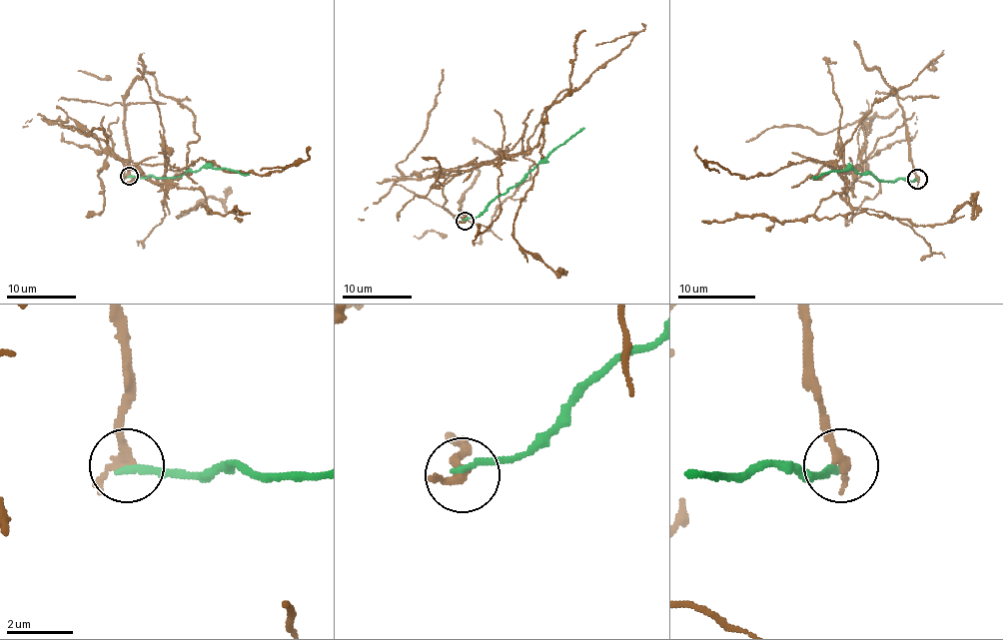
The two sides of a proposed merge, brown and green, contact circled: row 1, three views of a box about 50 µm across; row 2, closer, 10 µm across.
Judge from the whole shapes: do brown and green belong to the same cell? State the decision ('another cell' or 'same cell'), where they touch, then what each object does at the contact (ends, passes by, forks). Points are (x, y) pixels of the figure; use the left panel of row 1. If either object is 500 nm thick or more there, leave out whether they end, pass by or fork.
another cell | (129, 176) | brown ends | green ends

